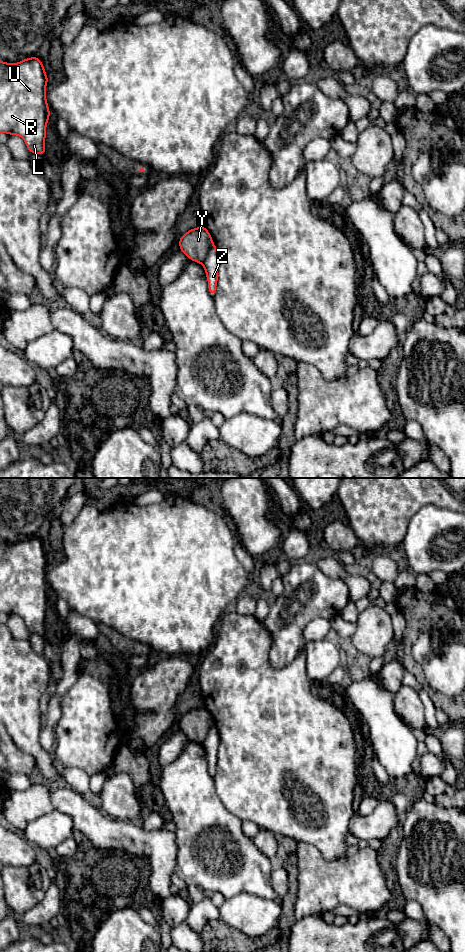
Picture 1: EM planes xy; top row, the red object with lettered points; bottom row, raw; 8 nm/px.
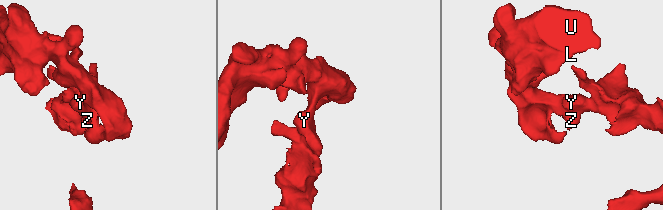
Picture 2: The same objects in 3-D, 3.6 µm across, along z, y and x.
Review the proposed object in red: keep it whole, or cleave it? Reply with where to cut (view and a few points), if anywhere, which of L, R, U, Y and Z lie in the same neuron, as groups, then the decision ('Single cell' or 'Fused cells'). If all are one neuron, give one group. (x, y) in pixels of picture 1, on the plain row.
Split along xy (213, 723), (201, 743). Groups: L R U Z / Y. Fused cells

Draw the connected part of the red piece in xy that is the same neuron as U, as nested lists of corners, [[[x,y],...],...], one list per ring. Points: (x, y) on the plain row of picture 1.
[[[36,536],[14,544],[0,541],[0,613],[20,616],[30,634],[42,636],[46,631],[46,606],[51,594],[46,580],[48,561],[44,545]]]

